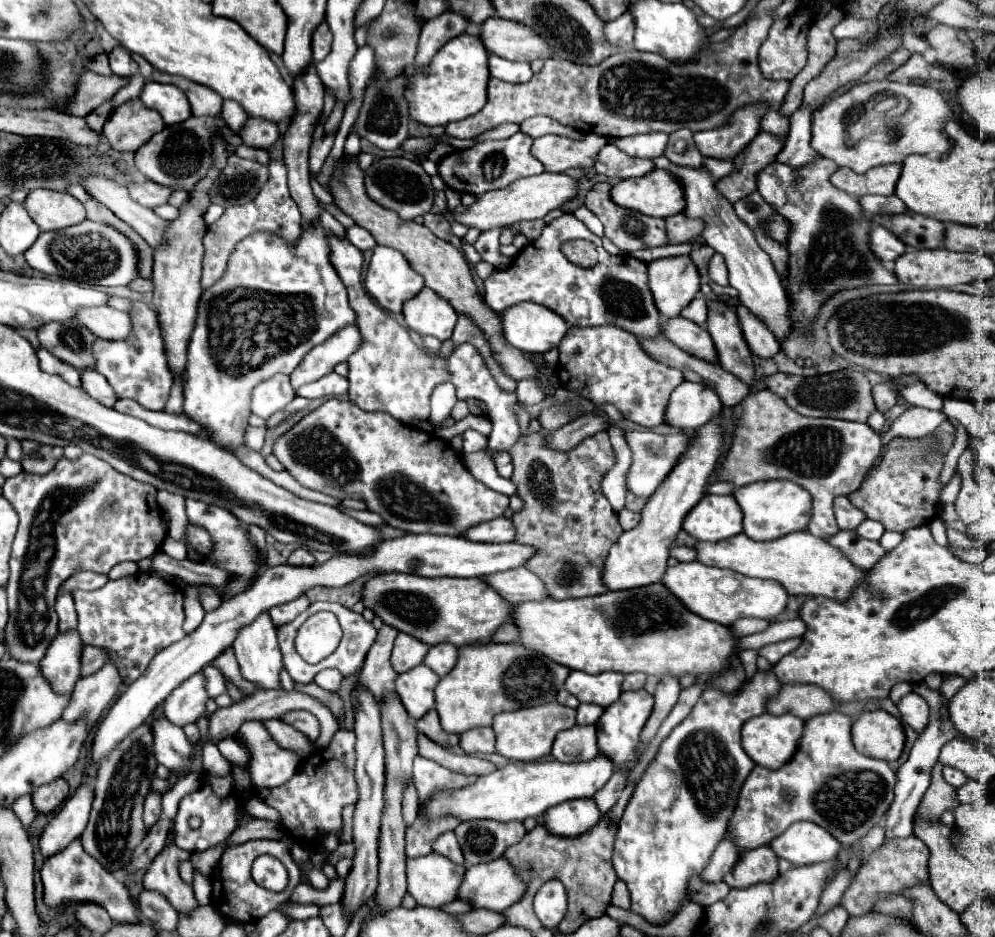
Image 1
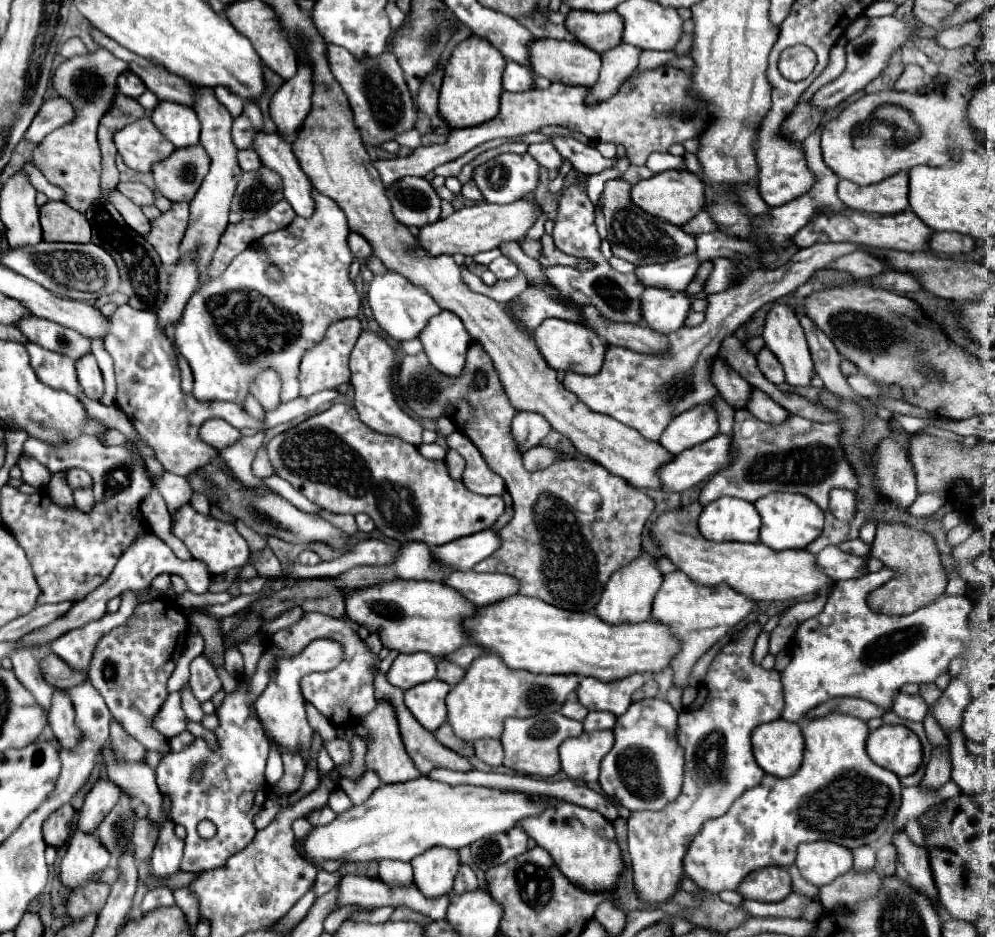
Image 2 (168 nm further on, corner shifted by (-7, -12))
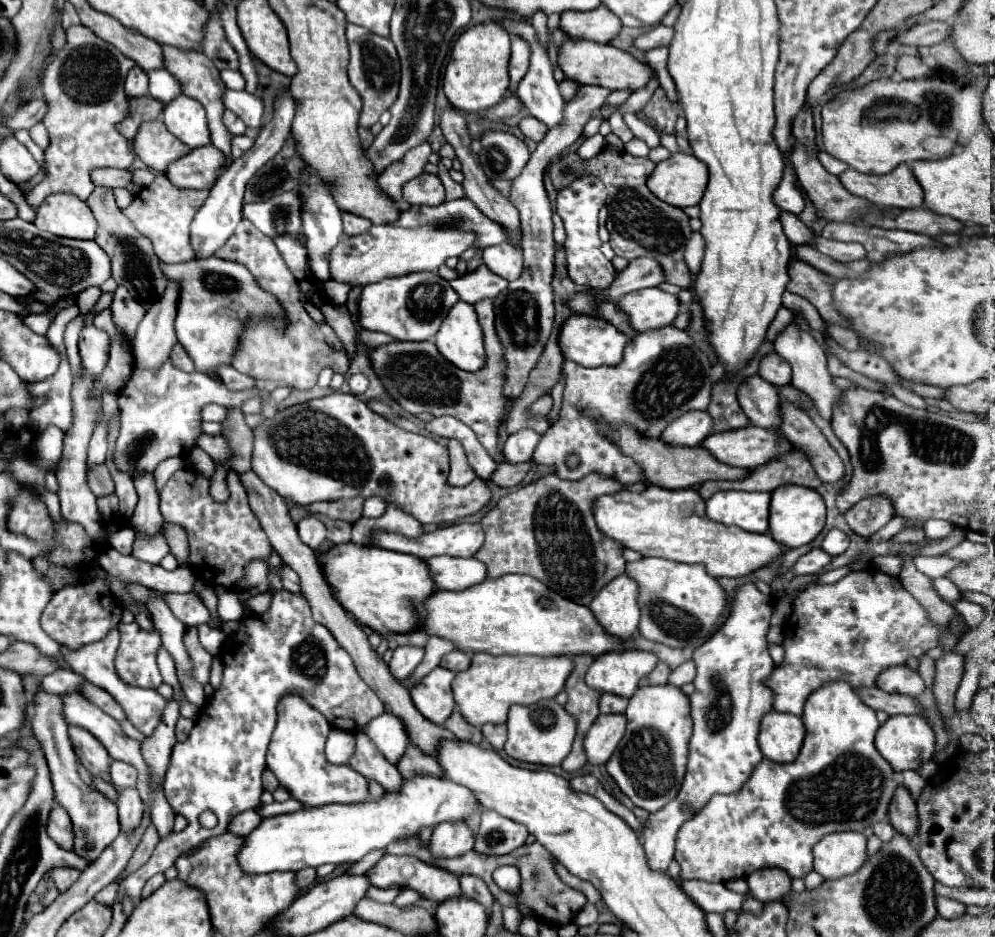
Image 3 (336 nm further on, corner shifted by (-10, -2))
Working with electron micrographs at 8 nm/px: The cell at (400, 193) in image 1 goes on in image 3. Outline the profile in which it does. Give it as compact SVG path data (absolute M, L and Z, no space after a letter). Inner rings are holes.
M420 174L404 184L404 200L418 206L436 206L444 202L444 186L436 174Z

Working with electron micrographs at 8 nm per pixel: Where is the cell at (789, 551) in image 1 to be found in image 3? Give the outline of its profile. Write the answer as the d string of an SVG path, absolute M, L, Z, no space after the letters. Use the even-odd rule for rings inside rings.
M648 486L644 492L616 492L596 498L592 512L600 532L642 556L670 558L684 564L702 564L714 578L746 576L782 554L780 544L766 534L724 526L706 516L706 502L696 490L666 490Z

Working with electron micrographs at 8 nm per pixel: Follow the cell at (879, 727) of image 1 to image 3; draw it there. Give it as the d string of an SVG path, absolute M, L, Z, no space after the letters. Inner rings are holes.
M890 716L876 732L876 748L894 772L918 770L934 754L934 732L924 718Z

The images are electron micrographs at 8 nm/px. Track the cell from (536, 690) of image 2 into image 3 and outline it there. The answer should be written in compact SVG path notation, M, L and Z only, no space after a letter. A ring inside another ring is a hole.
M480 652L472 656L468 670L456 674L452 690L460 712L470 724L500 724L506 722L512 704L534 704L544 698L554 698L564 688L568 672L572 672L570 656L490 656Z

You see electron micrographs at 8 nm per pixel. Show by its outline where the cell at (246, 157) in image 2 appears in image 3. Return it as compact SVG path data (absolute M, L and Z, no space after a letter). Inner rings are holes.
M252 134L234 136L234 138L232 138L232 156L234 156L234 158L240 158L252 144L254 144L254 136L252 136Z

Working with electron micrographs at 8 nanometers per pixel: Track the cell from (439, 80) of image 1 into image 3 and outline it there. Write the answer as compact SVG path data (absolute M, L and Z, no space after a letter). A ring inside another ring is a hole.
M484 22L464 30L452 46L450 62L444 72L444 94L460 112L484 112L504 100L510 86L508 76L510 36L496 22Z

